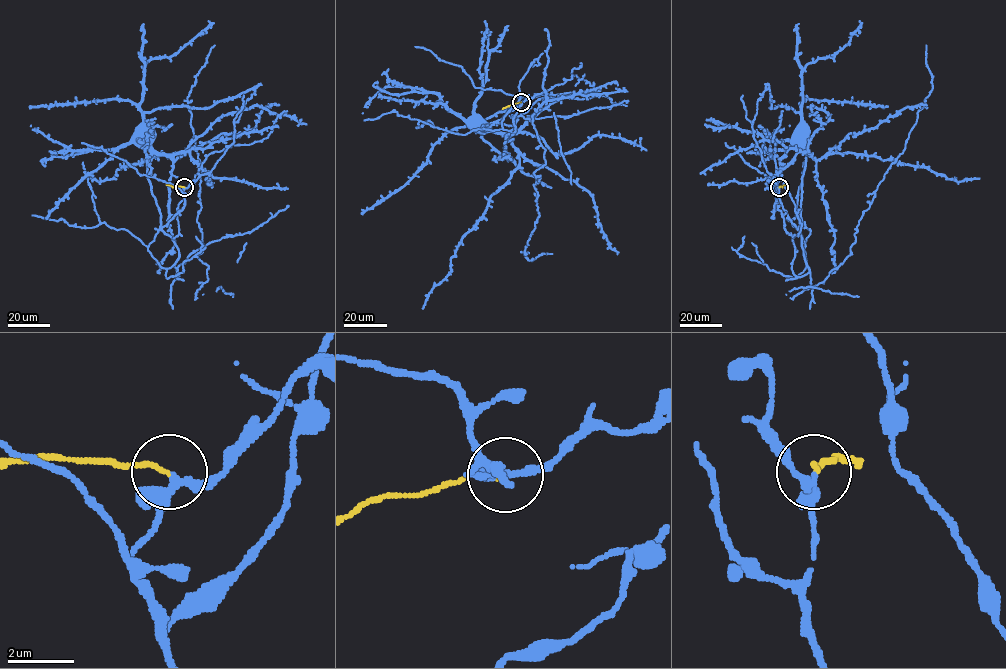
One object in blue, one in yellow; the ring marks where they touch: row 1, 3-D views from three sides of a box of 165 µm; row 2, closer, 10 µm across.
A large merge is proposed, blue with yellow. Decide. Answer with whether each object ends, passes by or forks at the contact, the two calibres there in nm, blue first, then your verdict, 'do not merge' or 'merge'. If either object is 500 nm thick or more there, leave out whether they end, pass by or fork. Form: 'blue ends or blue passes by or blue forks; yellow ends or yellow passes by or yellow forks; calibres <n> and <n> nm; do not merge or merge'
blue forks; yellow ends; calibres 200 and 110 nm; do not merge

